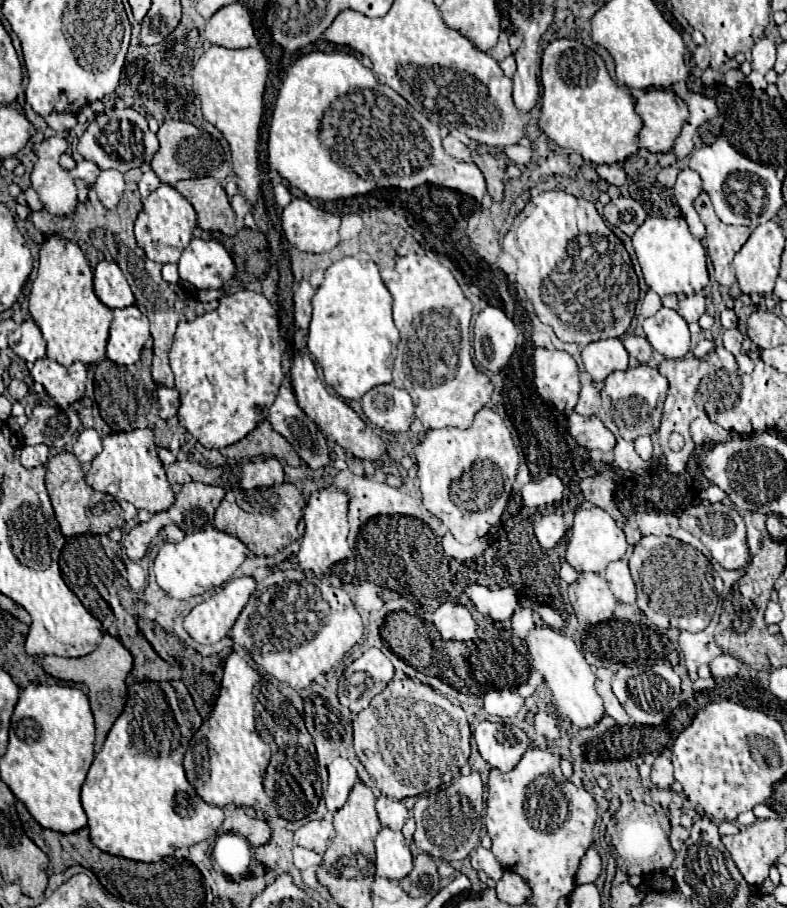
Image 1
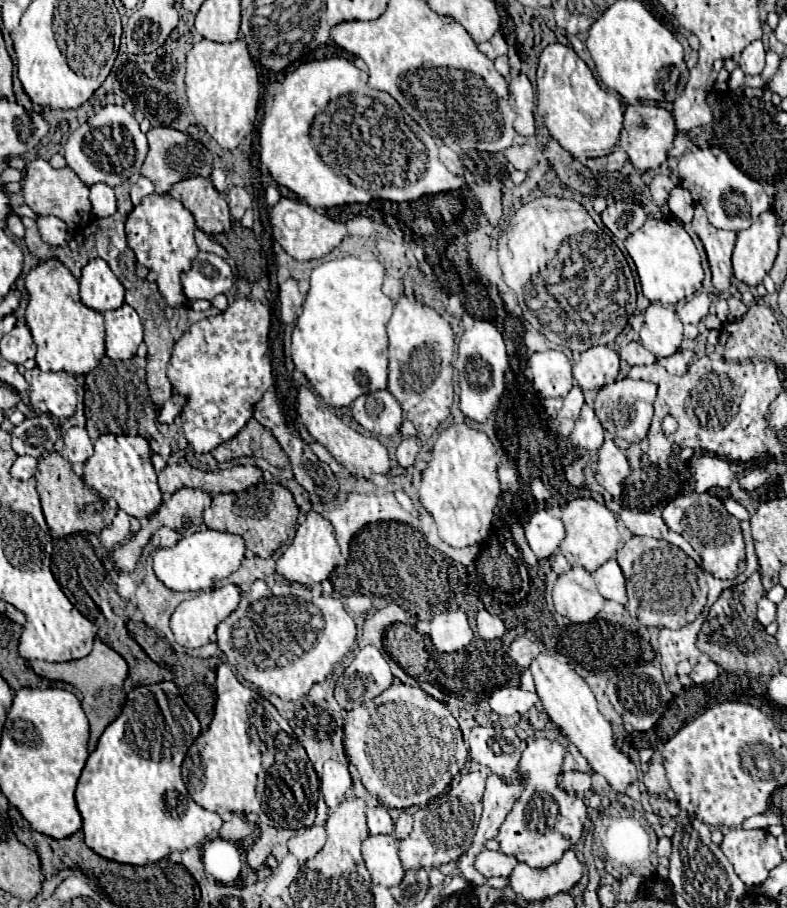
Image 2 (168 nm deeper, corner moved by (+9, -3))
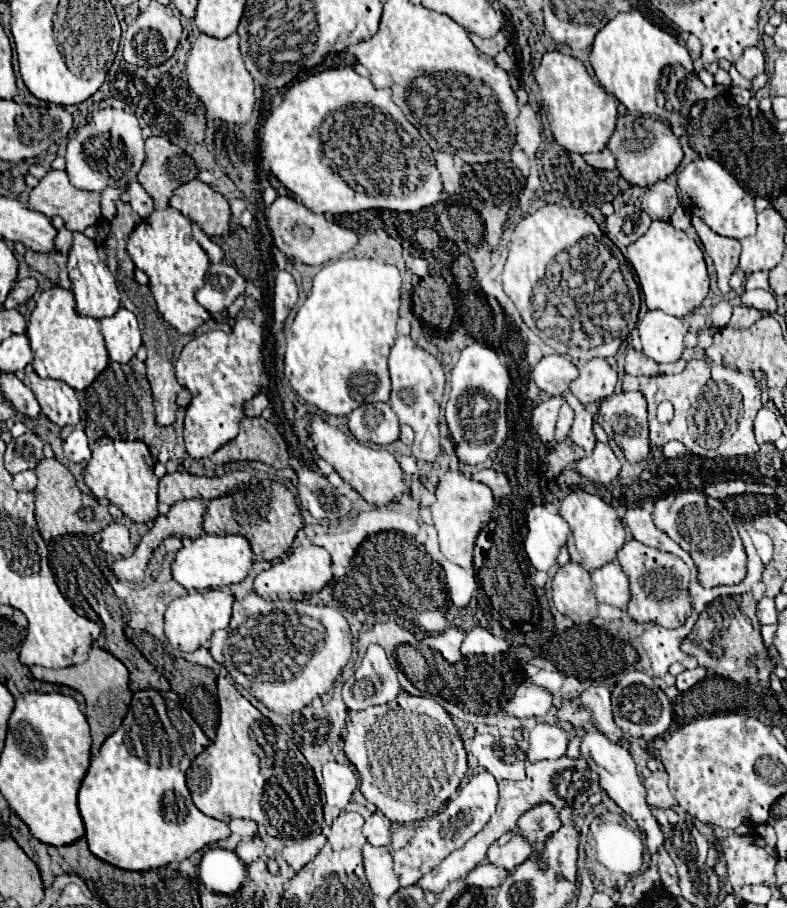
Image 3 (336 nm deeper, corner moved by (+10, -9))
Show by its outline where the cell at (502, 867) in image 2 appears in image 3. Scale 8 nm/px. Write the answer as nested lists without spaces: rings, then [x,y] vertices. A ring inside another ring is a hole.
[[[514,835],[504,847],[492,845],[486,853],[486,859],[490,865],[512,871],[516,869],[516,865],[522,865],[530,855],[532,855],[532,847],[520,835]]]

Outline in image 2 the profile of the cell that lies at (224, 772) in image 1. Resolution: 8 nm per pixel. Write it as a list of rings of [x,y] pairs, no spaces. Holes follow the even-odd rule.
[[[229,665],[217,669],[217,705],[215,715],[205,733],[201,733],[191,745],[182,763],[181,772],[189,795],[207,811],[227,813],[259,813],[261,801],[255,795],[257,773],[261,767],[261,751],[253,745],[247,735],[249,729],[249,701],[253,691],[243,687]]]

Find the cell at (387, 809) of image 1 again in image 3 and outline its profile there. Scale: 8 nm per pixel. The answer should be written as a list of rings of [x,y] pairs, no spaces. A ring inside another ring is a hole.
[[[374,811],[374,813],[366,819],[362,833],[364,833],[364,837],[368,839],[368,843],[372,843],[372,845],[376,845],[376,847],[390,845],[390,837],[392,837],[390,821],[388,821],[380,811]]]

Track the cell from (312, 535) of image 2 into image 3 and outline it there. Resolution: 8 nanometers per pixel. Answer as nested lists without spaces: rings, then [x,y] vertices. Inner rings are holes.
[[[308,545],[296,547],[288,557],[274,563],[268,571],[262,571],[254,581],[254,591],[264,599],[306,599],[318,593],[332,581],[332,559],[324,547]]]

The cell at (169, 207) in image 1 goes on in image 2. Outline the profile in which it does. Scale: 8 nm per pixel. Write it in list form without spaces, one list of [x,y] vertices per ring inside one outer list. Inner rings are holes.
[[[157,193],[145,197],[143,203],[131,211],[125,223],[129,247],[133,249],[141,265],[157,273],[159,293],[163,295],[165,303],[171,307],[183,307],[187,303],[187,297],[181,285],[181,273],[191,269],[191,263],[199,253],[193,239],[195,229],[197,227],[195,227],[193,215],[177,199],[169,195],[157,195]]]

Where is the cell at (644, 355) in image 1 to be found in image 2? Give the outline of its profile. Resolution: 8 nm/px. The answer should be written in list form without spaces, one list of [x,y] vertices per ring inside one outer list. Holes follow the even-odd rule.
[[[629,343],[619,351],[619,357],[625,359],[629,365],[649,365],[655,363],[655,355],[649,353],[641,343]]]

